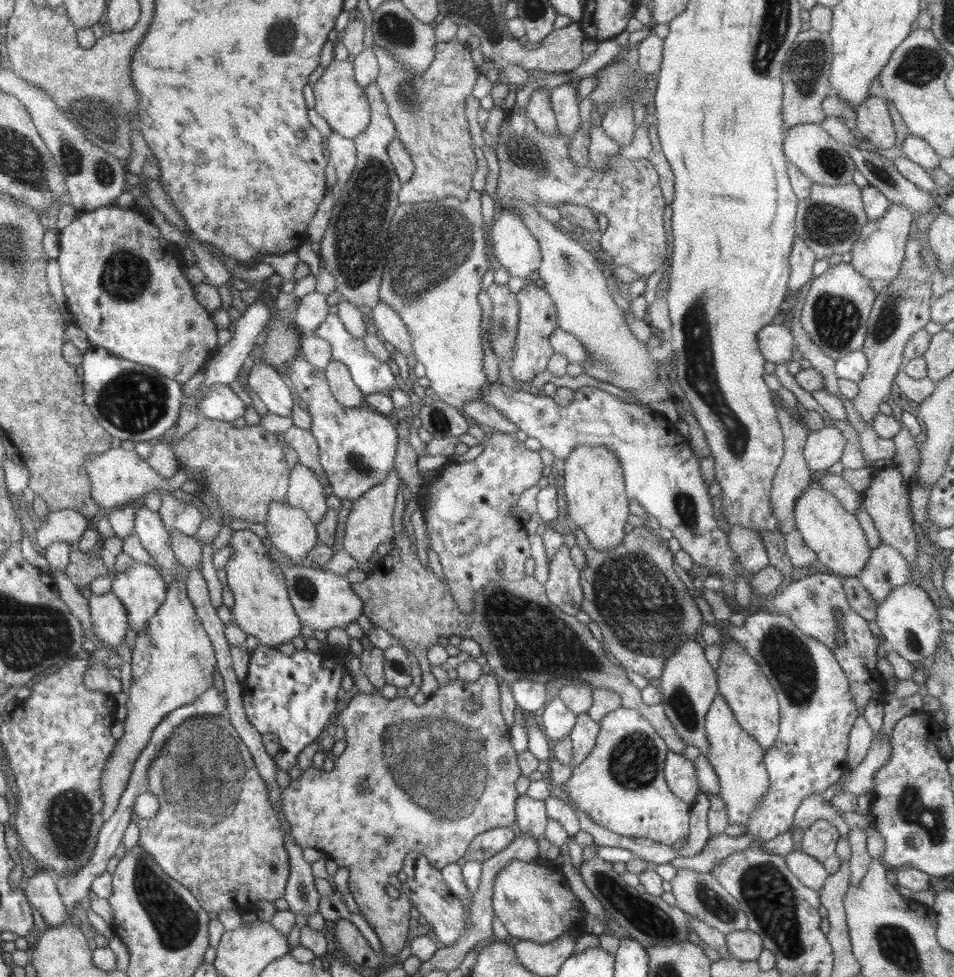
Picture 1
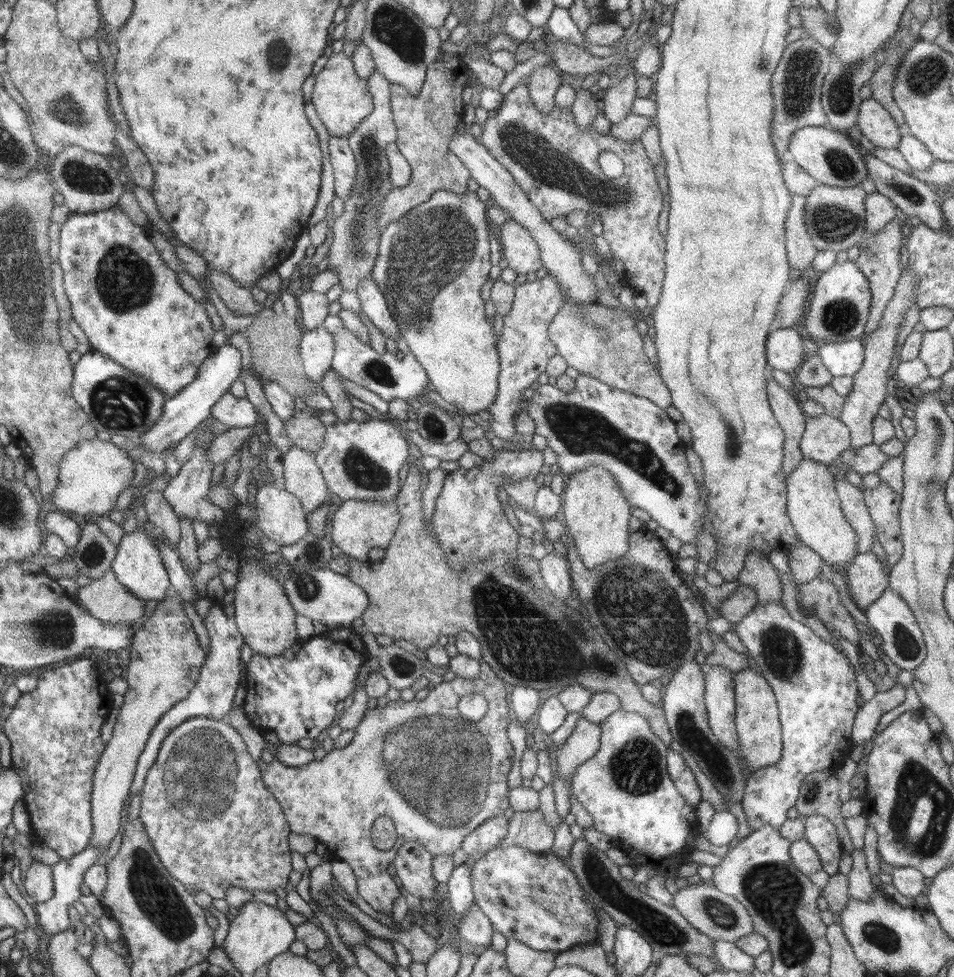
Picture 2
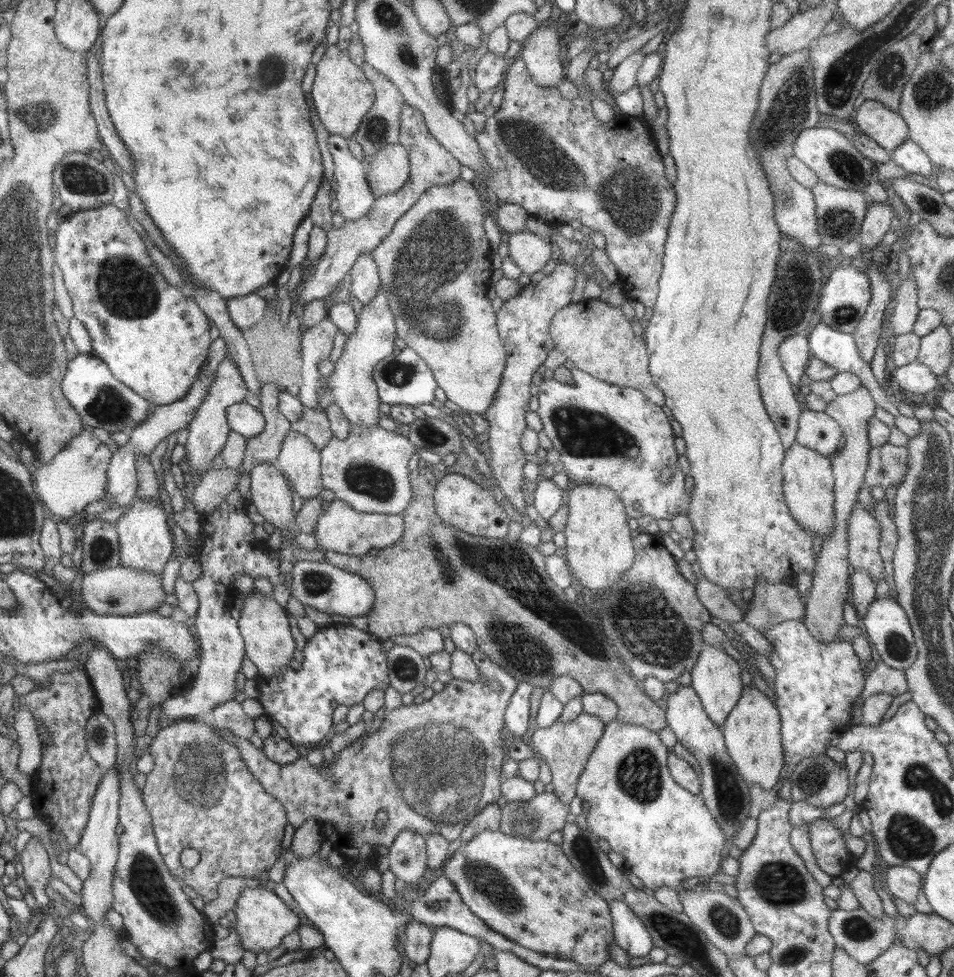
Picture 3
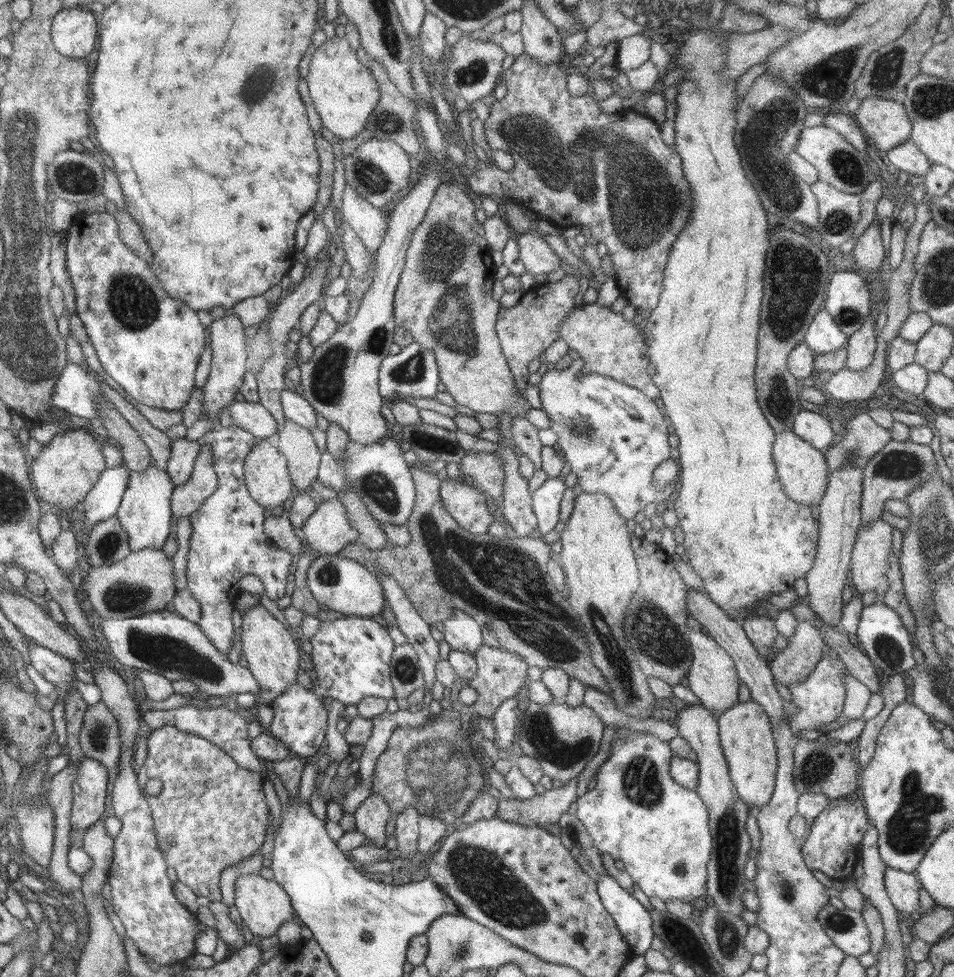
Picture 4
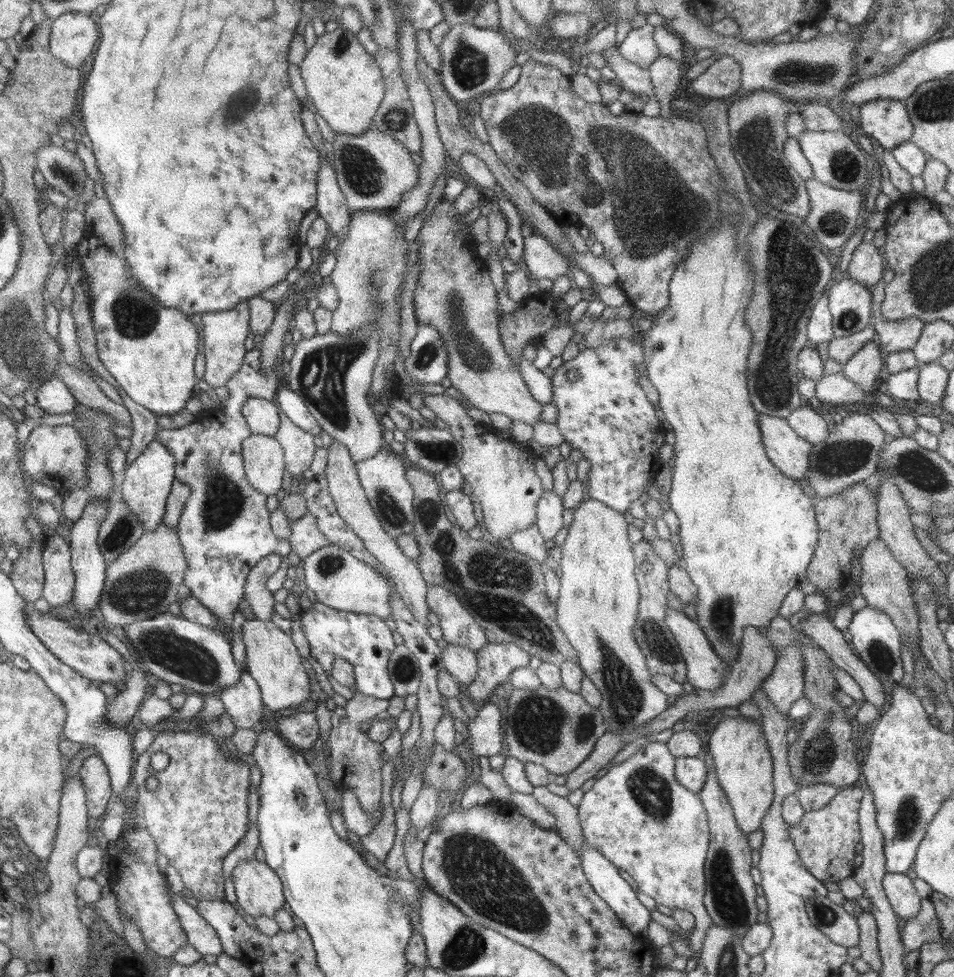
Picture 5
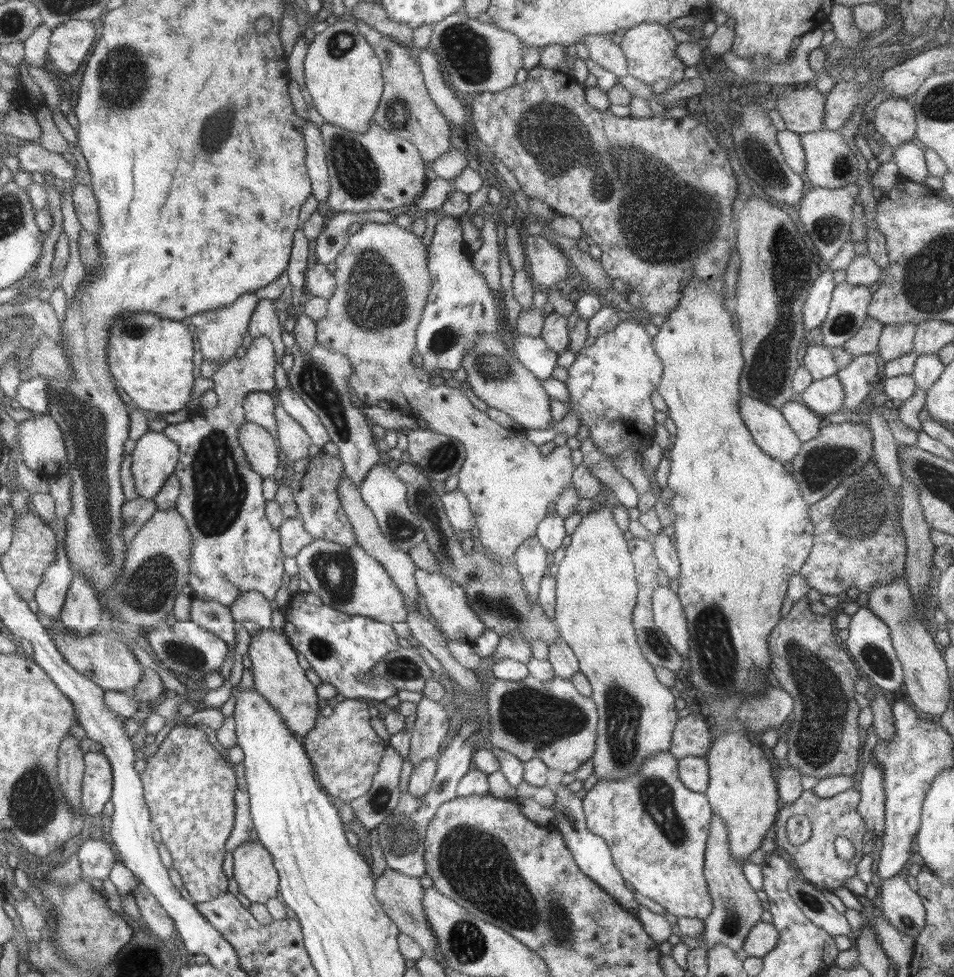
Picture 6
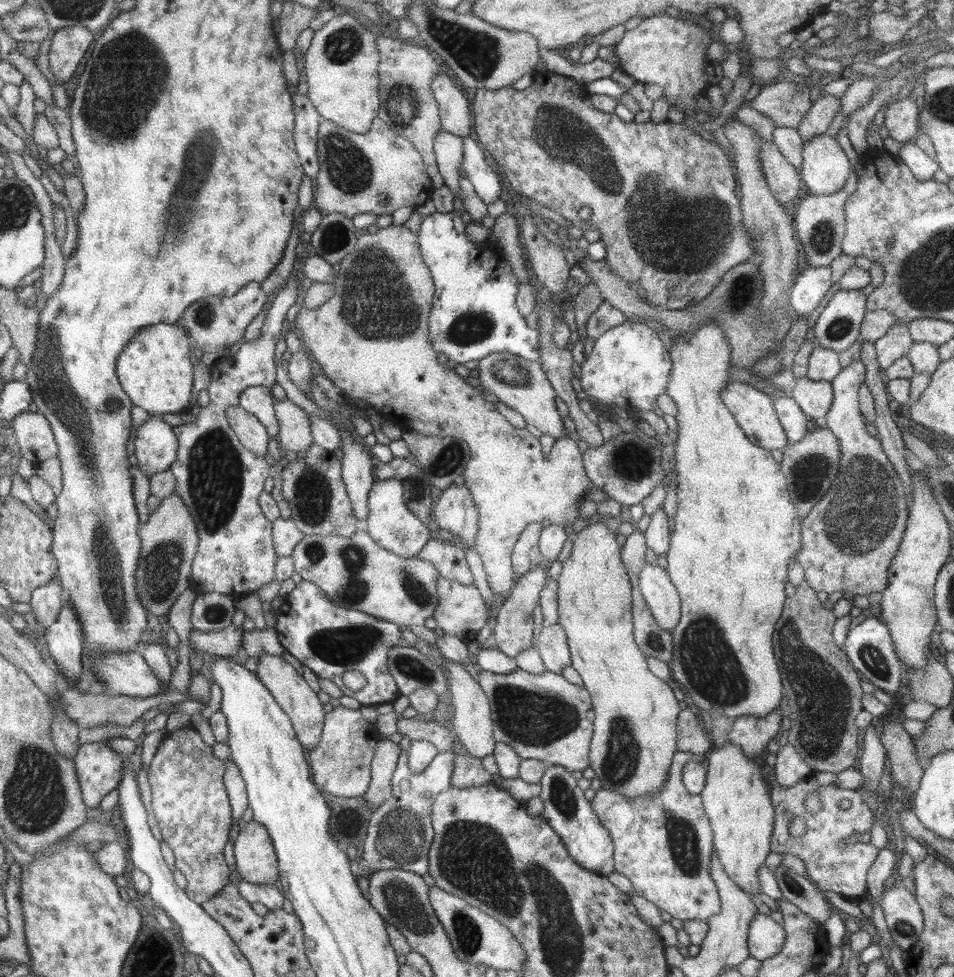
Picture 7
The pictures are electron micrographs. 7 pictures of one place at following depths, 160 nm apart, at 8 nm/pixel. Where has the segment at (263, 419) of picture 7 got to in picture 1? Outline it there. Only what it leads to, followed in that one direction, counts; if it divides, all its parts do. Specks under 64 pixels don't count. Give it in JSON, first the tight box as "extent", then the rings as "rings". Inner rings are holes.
{"extent":[198,384,246,423],"rings":[[[213,384],[201,398],[198,409],[206,419],[232,423],[244,416],[246,405],[228,385]]]}

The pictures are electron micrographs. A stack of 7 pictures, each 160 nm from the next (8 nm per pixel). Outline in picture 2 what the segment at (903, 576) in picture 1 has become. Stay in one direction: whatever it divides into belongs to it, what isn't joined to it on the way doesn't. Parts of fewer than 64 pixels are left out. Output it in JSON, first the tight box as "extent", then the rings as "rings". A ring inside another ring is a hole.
{"extent":[843,552,889,611],"rings":[[[871,552],[855,556],[843,575],[848,578],[854,602],[861,611],[889,589],[889,572]]]}

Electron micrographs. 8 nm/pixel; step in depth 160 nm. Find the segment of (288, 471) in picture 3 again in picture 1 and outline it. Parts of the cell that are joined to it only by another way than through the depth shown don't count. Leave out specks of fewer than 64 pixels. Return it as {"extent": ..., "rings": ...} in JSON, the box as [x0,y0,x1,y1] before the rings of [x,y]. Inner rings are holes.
{"extent":[287,462,329,525],"rings":[[[299,462],[291,467],[287,504],[304,510],[314,525],[320,523],[329,509],[322,484],[310,468]]]}

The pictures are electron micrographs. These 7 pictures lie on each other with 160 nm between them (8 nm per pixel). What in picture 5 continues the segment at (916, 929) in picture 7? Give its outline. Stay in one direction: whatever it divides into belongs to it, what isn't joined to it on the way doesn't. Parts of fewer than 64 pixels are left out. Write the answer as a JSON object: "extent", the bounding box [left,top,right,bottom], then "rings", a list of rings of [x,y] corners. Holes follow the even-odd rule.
{"extent":[883,872,921,923],"rings":[[[887,872],[883,876],[883,889],[902,923],[919,913],[921,897],[908,875]]]}

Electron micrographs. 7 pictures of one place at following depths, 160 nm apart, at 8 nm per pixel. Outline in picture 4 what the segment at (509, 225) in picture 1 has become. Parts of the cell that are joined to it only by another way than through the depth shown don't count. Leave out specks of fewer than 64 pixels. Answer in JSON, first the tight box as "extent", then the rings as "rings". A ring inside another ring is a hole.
{"extent":[515,233,566,275],"rings":[[[537,233],[515,235],[519,246],[519,258],[532,275],[548,274],[559,267],[566,267],[554,250]]]}

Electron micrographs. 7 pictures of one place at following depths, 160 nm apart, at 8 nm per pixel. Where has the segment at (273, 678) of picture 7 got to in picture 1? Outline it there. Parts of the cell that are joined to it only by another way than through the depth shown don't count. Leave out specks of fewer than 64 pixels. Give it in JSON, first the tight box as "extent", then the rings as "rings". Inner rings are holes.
{"extent":[225,530,303,648],"rings":[[[238,530],[234,532],[229,545],[232,554],[225,568],[228,587],[234,600],[231,611],[238,626],[248,636],[255,636],[260,640],[260,644],[269,647],[275,648],[283,642],[300,642],[300,630],[303,625],[290,603],[283,567],[271,560],[266,547],[262,544],[262,538],[250,530]]]}

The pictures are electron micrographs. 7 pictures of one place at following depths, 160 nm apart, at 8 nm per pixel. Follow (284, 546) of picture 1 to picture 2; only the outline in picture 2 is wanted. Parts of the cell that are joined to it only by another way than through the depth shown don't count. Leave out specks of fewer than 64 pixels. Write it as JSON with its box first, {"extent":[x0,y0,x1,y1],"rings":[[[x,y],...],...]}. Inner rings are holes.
{"extent":[256,482,308,547],"rings":[[[265,482],[257,489],[256,510],[256,525],[280,547],[294,545],[308,533],[301,502],[280,482]]]}

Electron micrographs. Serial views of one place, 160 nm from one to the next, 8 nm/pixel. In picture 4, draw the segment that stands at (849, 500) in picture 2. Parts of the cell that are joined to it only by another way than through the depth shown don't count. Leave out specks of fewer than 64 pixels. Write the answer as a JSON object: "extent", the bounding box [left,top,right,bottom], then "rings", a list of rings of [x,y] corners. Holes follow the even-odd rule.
{"extent":[851,520,892,598],"rings":[[[880,520],[859,527],[851,553],[852,584],[860,594],[874,592],[882,598],[890,588],[887,579],[888,558],[892,552],[892,528]]]}

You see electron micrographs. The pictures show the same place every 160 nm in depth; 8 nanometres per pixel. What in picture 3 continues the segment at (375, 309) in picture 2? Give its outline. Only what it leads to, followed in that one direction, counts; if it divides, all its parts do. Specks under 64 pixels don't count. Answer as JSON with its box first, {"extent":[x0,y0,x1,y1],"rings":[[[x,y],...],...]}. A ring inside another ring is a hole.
{"extent":[348,251,381,304],"rings":[[[371,251],[361,254],[348,274],[351,276],[351,294],[362,304],[370,304],[381,288],[379,272]]]}

